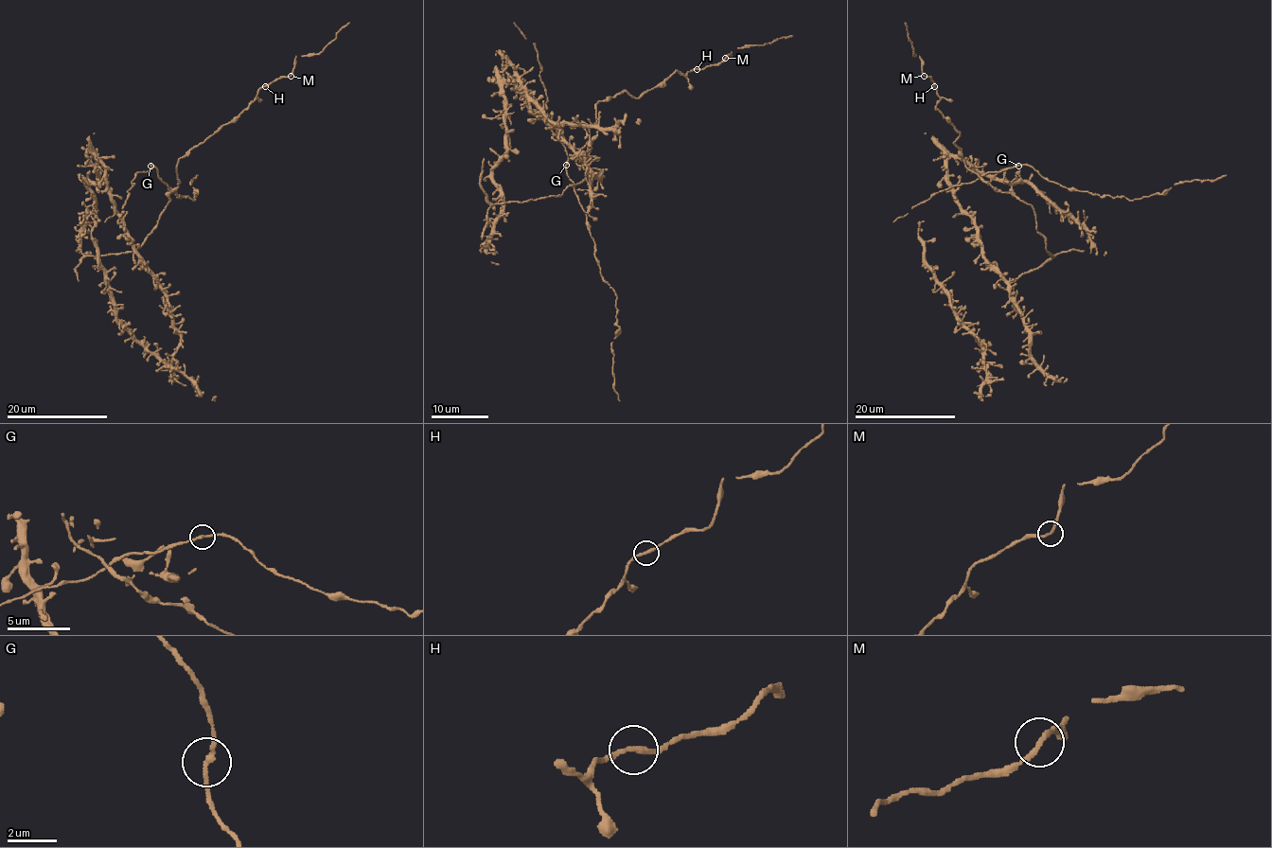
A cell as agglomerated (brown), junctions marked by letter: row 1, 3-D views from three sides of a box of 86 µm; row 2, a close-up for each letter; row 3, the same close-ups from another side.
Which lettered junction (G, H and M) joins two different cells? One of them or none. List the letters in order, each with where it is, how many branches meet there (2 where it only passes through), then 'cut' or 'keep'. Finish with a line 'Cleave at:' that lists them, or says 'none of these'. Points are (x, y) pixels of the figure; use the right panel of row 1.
G: (1018, 166) | 2 | keep
H: (934, 86) | 2 | keep
M: (924, 76) | 2 | keep
Cleave at: none of these

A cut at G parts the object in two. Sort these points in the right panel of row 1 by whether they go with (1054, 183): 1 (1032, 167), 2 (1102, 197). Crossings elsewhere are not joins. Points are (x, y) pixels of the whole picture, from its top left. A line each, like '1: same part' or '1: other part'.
1: same part
2: same part

